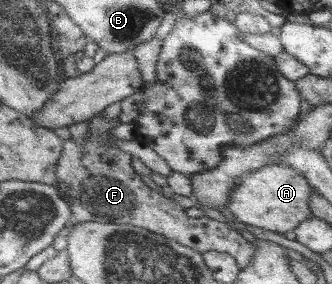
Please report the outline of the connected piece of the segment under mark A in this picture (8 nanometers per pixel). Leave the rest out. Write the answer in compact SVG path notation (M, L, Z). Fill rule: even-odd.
M278 164L264 166L234 180L234 187L227 204L227 215L270 232L282 234L290 232L312 215L309 198L313 191L310 186L306 178L302 178L296 170L288 166L278 166Z

